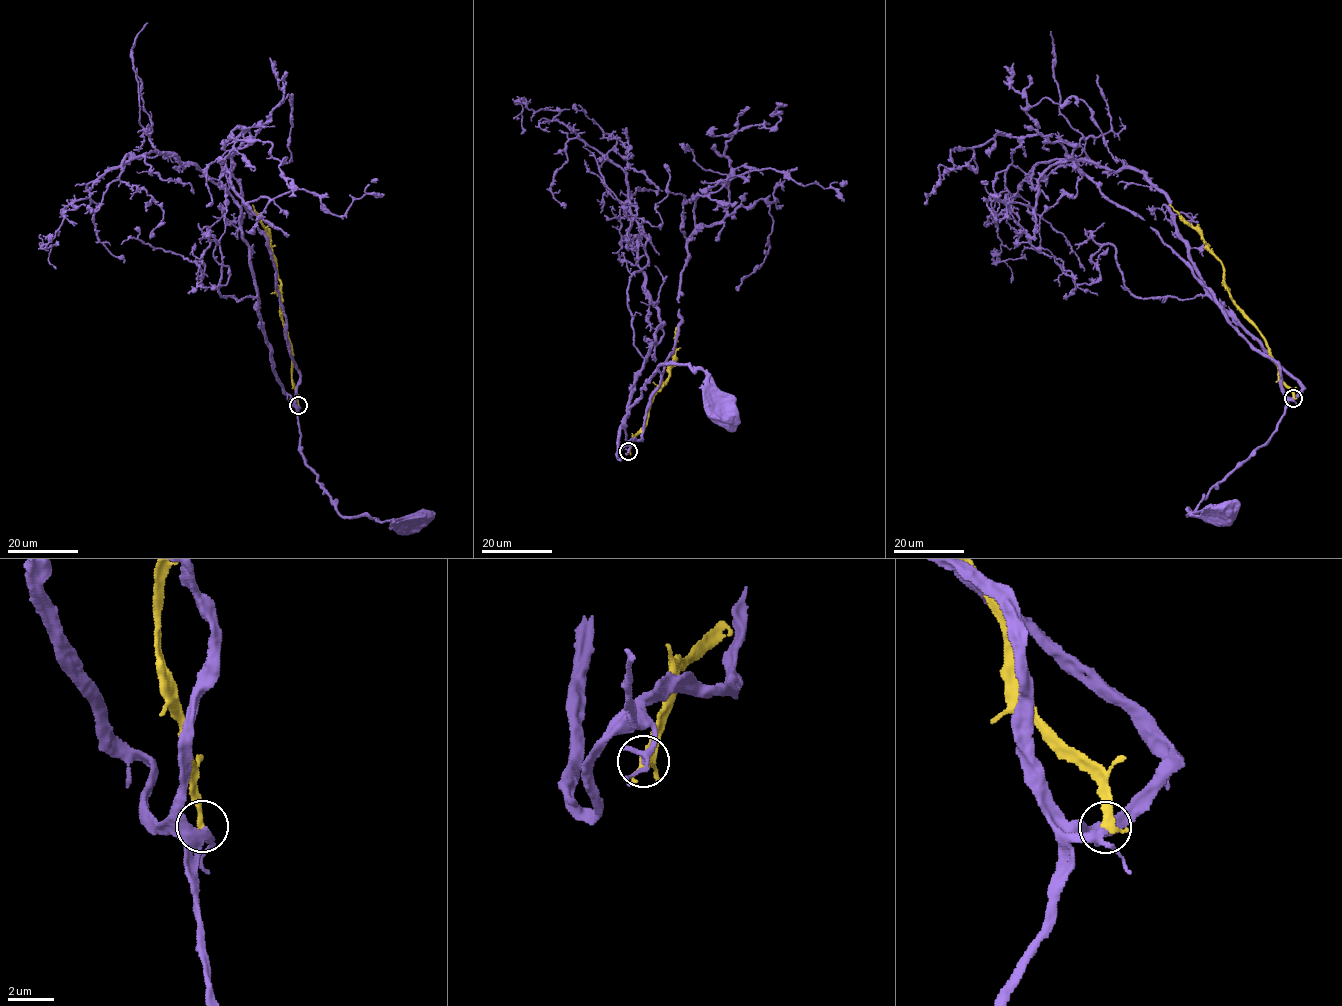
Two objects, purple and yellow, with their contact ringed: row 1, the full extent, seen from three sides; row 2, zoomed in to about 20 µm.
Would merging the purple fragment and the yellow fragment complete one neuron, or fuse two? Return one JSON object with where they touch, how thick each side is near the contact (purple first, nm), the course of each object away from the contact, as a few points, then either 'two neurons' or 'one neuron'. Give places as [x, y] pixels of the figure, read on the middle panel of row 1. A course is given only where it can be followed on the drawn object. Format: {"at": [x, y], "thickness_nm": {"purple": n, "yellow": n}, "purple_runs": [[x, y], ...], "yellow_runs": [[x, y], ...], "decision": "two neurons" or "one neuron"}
{"at": [628, 451], "thickness_nm": {"purple": 260, "yellow": 320}, "purple_runs": [[629, 451], [623, 426], [650, 376], [663, 364], [701, 369], [713, 385], [713, 405], [724, 416]], "yellow_runs": [[628, 451], [633, 437], [646, 425], [654, 395], [667, 382], [675, 356], [676, 327]], "decision": "one neuron"}

